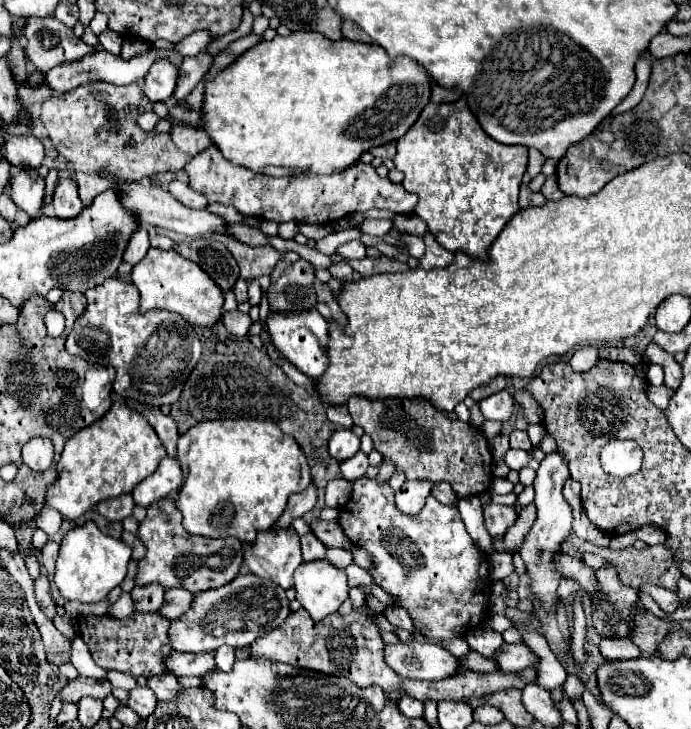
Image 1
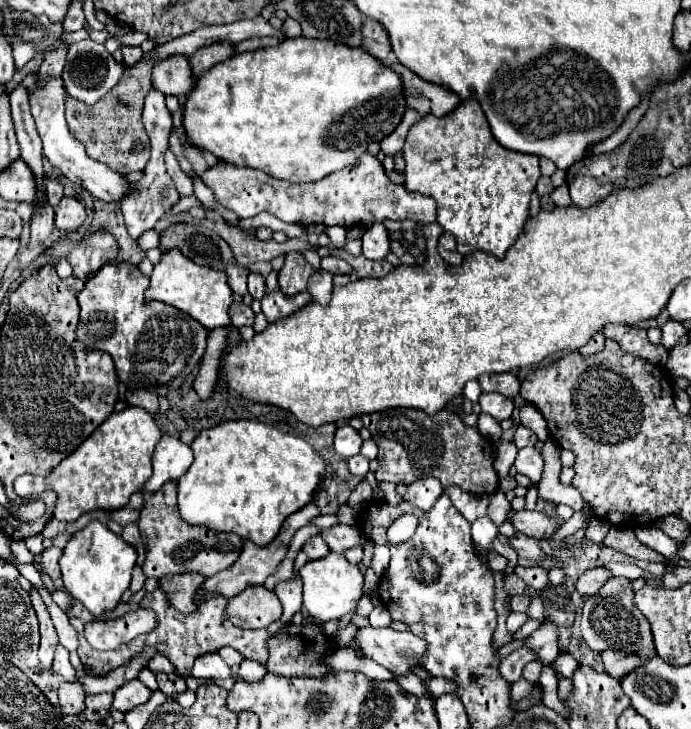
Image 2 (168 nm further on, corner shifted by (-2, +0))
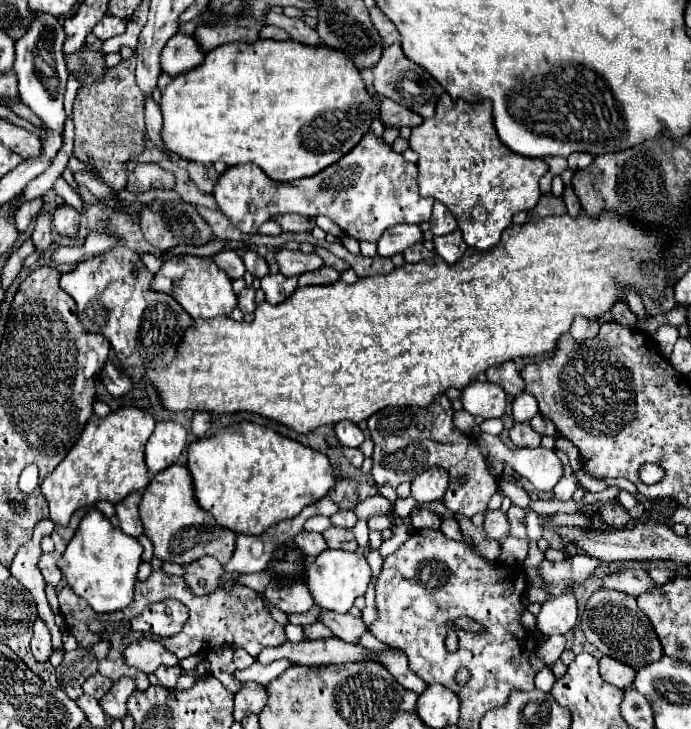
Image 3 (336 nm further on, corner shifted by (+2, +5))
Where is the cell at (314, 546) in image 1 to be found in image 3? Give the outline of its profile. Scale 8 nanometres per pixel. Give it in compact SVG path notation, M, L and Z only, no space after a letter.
M302 530L300 534L296 534L294 542L296 542L296 544L298 544L298 548L300 548L306 556L310 556L310 558L318 556L320 552L324 552L324 550L328 548L328 546L326 546L326 542L324 542L324 538L322 538L322 534L306 532L306 530Z

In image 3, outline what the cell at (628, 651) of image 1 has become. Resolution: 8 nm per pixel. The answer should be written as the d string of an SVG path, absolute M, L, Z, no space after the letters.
M600 658L600 674L608 684L614 684L622 690L626 690L628 686L632 686L636 670L632 666L624 666L622 662L614 660L614 658Z

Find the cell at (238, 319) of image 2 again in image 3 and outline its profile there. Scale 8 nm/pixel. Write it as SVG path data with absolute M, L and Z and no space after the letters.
M244 288L240 294L238 294L238 308L244 312L244 314L252 314L256 310L256 304L254 304L254 288Z

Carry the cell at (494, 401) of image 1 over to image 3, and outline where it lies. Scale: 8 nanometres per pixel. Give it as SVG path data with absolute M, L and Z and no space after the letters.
M472 382L462 390L462 406L472 416L498 418L506 410L506 394L498 384Z

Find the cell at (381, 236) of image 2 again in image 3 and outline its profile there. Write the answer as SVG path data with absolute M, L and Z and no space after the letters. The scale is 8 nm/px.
M396 224L396 226L390 226L382 236L380 240L376 242L378 246L378 256L394 256L398 252L402 252L404 248L420 242L422 238L422 232L416 224Z

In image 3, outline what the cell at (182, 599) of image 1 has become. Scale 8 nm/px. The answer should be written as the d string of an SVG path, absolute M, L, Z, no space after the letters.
M322 498L322 500L314 502L314 504L310 504L308 508L304 508L298 516L294 516L294 518L290 518L290 520L286 520L286 522L280 522L278 526L270 528L264 536L238 534L234 556L232 556L232 560L230 560L228 564L224 564L224 570L226 570L226 572L236 572L236 574L240 574L240 576L266 570L268 564L270 564L270 560L272 560L272 556L274 556L274 550L278 550L278 548L282 548L286 542L290 542L290 540L292 540L292 538L302 530L302 524L304 524L308 518L318 516L318 514L320 514L320 516L332 516L332 514L338 512L338 510L340 510L340 508L334 506L334 502L330 502L330 498Z

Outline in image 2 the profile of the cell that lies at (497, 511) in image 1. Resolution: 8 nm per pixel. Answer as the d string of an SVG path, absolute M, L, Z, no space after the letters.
M516 511L512 517L512 525L516 531L534 537L534 539L548 539L558 531L558 519L540 511Z

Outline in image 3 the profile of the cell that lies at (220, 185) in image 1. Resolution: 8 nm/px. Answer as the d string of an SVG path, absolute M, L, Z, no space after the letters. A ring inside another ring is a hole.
M370 132L354 146L354 150L350 150L350 154L342 156L340 162L322 170L322 174L300 178L296 182L274 182L254 164L230 166L216 180L212 196L226 218L244 234L256 234L274 214L302 214L308 218L322 214L352 238L376 242L388 226L400 222L422 224L430 220L434 198L422 198L418 194L416 174L416 164L394 154L382 138L376 138ZM340 170L346 170L346 186L332 186L330 178Z

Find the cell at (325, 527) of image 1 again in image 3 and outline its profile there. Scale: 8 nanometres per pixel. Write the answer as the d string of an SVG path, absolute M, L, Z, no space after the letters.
M330 526L322 536L324 536L328 548L340 548L340 550L350 550L350 552L354 552L358 548L358 544L354 540L354 532L346 530L346 528Z

